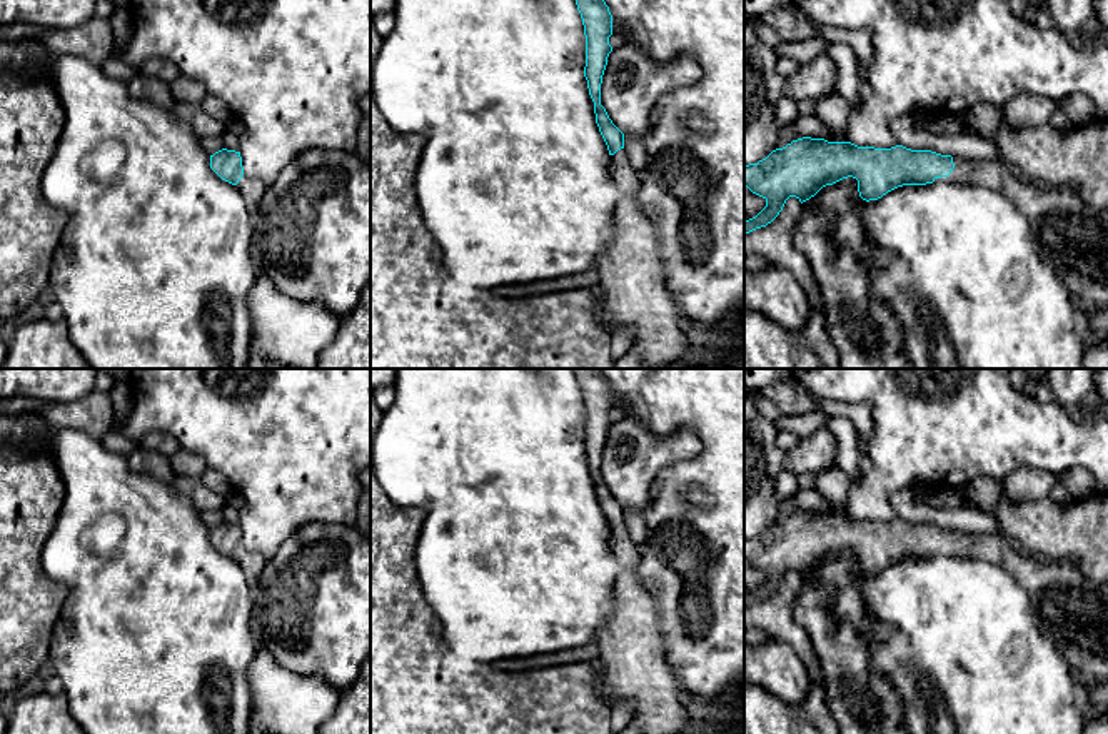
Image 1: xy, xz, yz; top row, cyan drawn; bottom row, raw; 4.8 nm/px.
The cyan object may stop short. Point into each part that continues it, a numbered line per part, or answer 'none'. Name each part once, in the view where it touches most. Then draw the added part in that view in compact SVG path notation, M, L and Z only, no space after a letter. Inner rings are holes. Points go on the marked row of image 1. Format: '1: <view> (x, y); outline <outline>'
1: yz (1072, 236); outline M953 157L954 168L933 184L966 184L1005 194L1028 222L1028 239L1051 265L1061 284L1076 297L1108 305L1108 210L1086 204L1070 187L1045 187L1021 182L998 160L968 160Z

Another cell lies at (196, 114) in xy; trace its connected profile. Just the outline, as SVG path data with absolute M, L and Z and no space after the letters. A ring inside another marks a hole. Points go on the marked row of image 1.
M177 102L172 112L185 120L200 138L222 135L229 128L207 113L205 103Z

